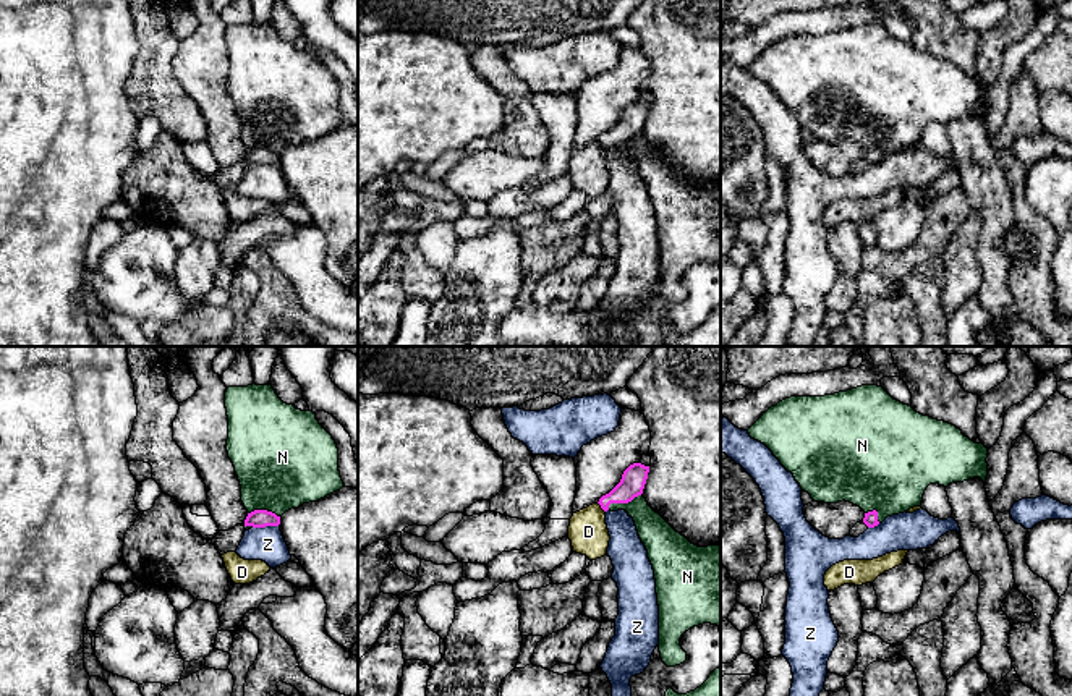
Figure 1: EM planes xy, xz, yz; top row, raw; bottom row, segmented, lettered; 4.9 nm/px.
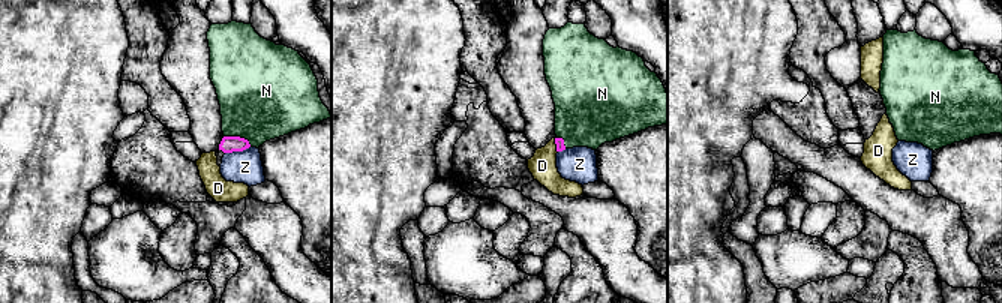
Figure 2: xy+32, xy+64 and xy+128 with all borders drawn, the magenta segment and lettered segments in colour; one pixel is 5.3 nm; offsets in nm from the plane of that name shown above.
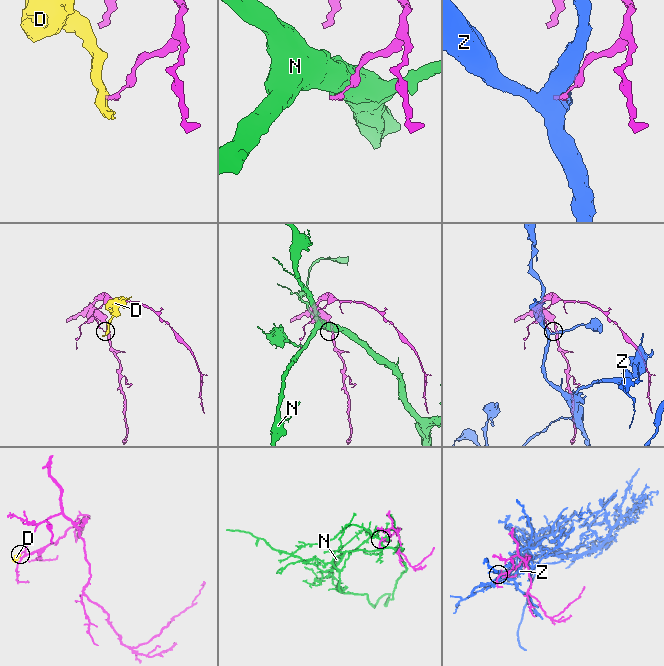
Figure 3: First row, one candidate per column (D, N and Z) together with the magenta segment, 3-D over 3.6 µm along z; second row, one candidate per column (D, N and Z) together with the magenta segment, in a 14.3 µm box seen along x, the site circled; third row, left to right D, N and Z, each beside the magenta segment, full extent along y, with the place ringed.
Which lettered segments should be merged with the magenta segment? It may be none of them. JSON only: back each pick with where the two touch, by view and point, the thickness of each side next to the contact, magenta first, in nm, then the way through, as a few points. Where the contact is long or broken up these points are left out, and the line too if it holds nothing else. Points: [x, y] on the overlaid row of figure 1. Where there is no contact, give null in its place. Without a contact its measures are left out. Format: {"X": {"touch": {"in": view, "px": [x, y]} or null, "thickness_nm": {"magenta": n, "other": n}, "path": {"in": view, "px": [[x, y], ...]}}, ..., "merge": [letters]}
{"merge": []}

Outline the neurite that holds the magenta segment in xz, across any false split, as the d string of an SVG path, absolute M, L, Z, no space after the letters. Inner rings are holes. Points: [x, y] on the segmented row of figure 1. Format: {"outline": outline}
{"outline": "M641 463L630 465L623 474L620 482L606 495L599 499L599 505L604 511L609 510L610 503L628 503L635 497L643 494L646 479L648 479L649 466Z"}

